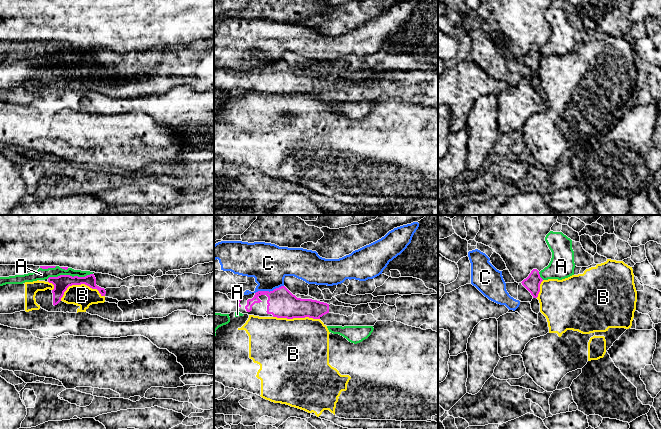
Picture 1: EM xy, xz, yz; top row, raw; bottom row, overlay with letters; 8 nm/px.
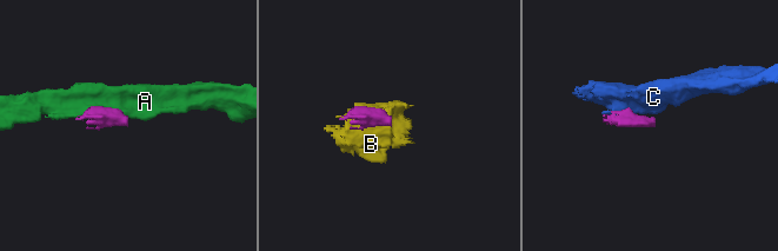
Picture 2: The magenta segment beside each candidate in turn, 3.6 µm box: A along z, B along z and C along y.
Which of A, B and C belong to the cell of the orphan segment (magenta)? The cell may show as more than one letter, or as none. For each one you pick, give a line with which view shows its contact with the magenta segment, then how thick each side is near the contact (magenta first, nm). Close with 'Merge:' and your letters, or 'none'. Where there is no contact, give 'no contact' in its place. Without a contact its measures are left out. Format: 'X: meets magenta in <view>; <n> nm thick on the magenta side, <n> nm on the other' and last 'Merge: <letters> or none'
Merge: none

